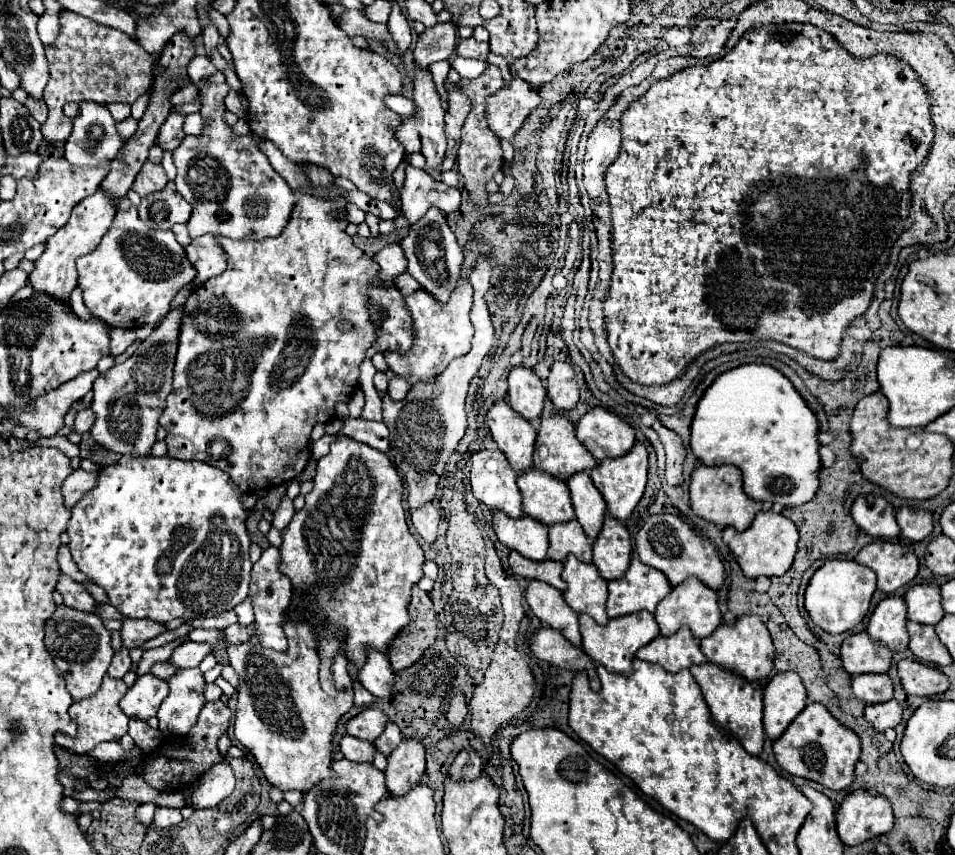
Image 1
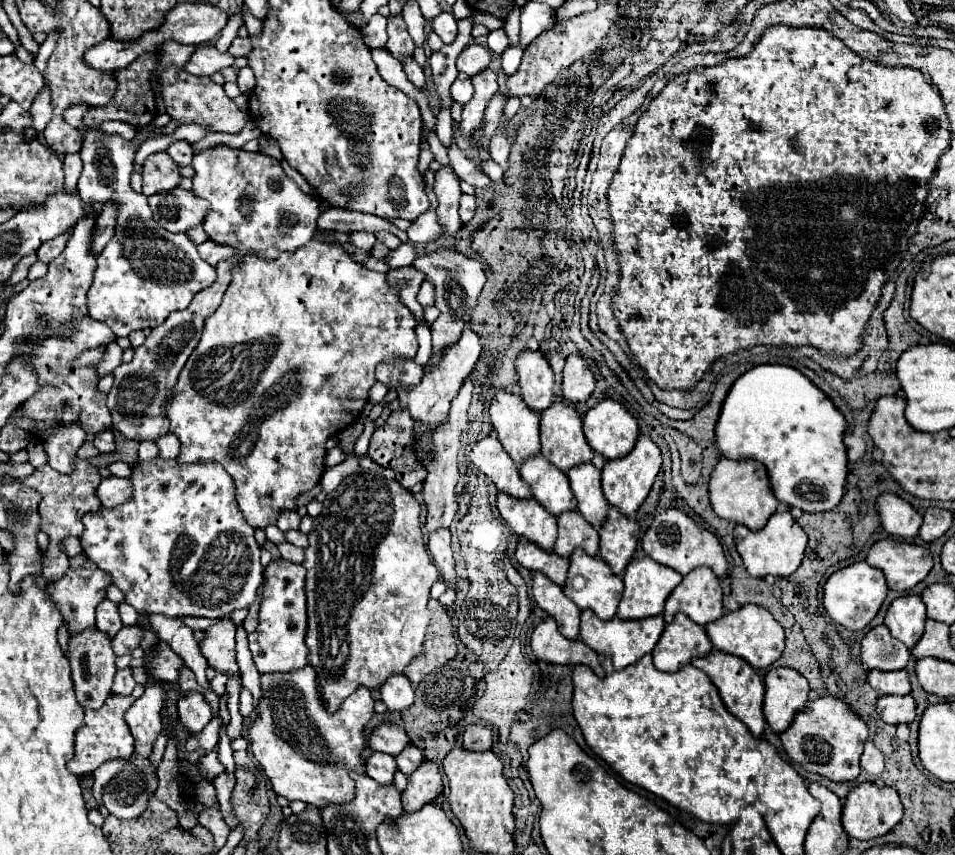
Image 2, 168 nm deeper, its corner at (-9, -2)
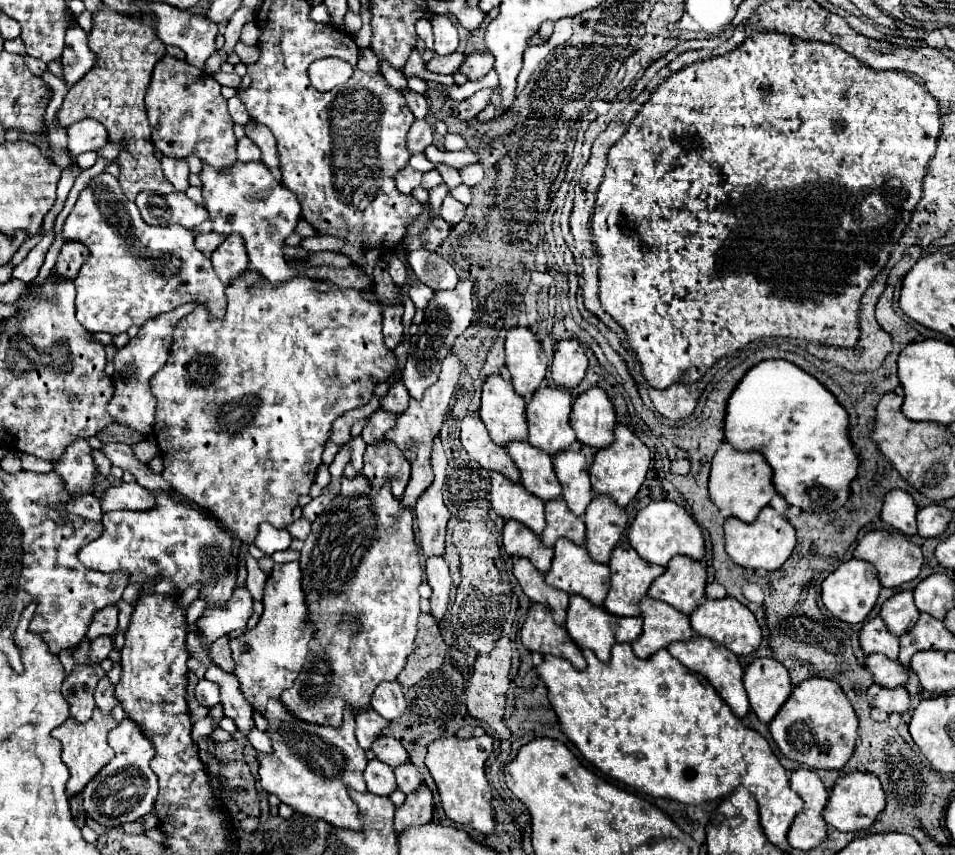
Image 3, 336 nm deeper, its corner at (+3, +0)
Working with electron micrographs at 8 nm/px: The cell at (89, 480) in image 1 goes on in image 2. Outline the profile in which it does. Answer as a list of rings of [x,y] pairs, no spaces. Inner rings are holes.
[[[105,477],[97,485],[97,497],[103,507],[115,507],[119,503],[125,503],[131,495],[131,483],[121,477]]]

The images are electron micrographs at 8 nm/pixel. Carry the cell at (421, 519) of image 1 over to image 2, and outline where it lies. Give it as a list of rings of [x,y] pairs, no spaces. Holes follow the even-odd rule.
[[[441,529],[441,531],[433,531],[433,535],[429,535],[427,547],[429,547],[429,555],[433,557],[435,565],[441,569],[441,575],[445,581],[451,583],[451,587],[455,587],[455,569],[453,569],[453,555],[451,555],[451,535],[449,529]]]

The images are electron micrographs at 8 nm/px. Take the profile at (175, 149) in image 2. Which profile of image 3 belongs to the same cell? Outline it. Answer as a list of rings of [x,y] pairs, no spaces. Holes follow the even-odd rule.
[[[163,157],[163,175],[175,187],[175,191],[185,193],[189,187],[189,165],[185,161],[173,161]]]

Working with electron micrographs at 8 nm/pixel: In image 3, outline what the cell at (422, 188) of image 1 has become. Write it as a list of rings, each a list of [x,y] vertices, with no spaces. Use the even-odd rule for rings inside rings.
[[[448,194],[443,201],[441,217],[443,217],[449,225],[457,225],[457,223],[463,219],[463,211],[465,211],[465,205],[461,205],[457,199],[453,199],[453,196]]]

